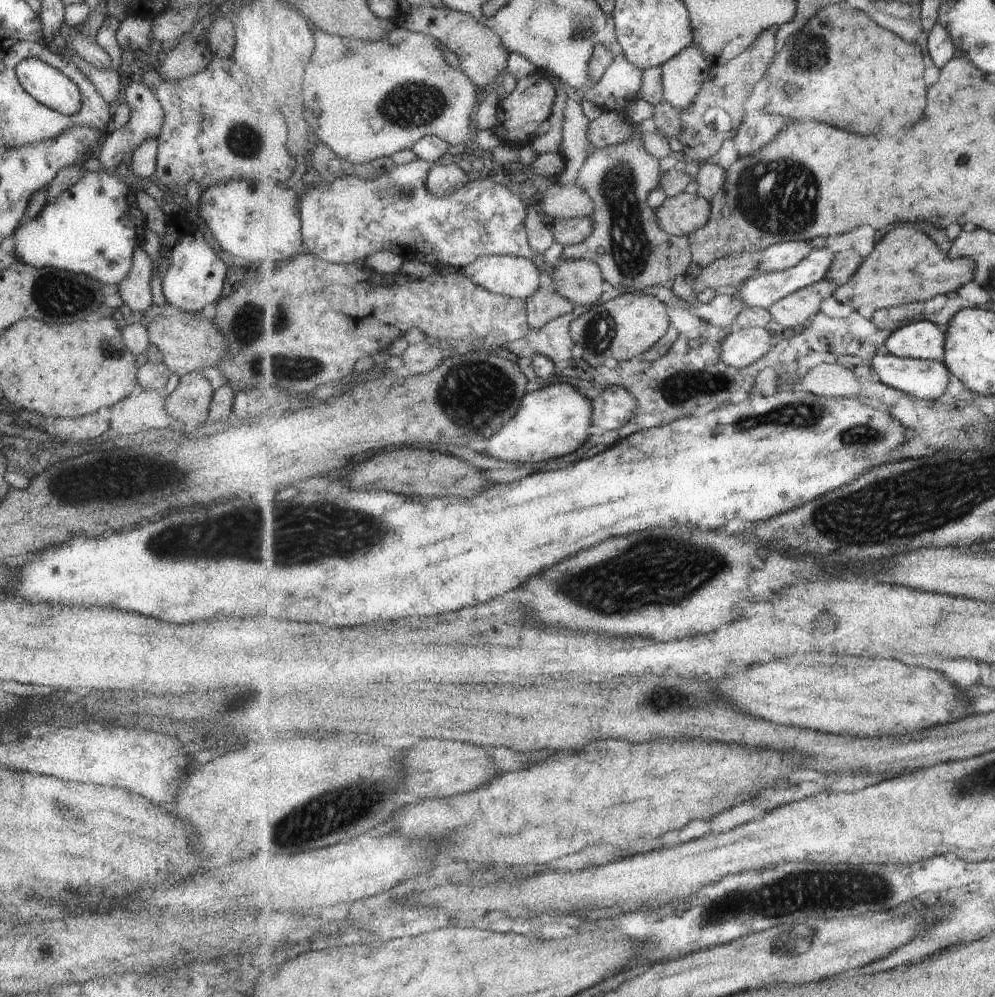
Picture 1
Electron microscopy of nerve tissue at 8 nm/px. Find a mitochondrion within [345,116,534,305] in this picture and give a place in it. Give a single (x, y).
(396, 192)

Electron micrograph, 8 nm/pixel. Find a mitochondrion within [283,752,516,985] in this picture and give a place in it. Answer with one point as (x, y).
(356, 808)

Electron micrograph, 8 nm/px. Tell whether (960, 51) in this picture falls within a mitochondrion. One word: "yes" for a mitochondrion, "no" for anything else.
no

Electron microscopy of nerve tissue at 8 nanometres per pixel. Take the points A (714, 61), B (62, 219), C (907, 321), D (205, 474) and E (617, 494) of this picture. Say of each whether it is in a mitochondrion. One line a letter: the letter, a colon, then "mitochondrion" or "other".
A: other
B: other
C: other
D: other
E: other

